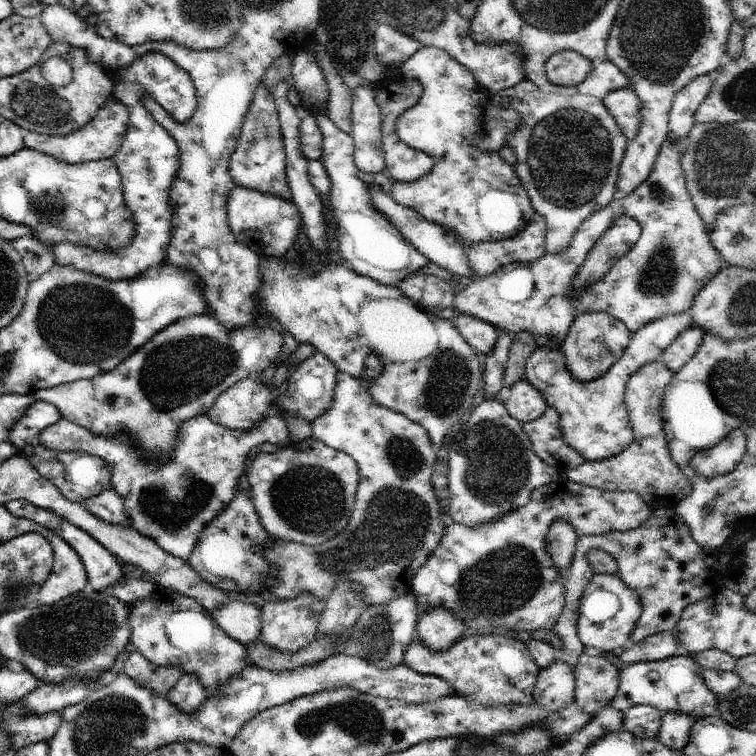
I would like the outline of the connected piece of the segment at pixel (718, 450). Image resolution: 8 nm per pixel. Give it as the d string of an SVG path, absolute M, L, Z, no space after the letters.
M740 429L733 430L718 446L697 452L690 458L690 466L704 478L728 476L742 462L746 445L746 434Z

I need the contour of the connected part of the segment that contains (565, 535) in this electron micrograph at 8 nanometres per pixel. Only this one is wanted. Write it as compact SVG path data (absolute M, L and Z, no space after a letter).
M556 520L547 534L547 551L554 562L554 566L560 570L560 574L566 576L566 570L572 564L576 540L579 535L573 526L566 520Z

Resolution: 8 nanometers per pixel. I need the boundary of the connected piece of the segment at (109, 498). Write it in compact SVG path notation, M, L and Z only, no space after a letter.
M114 489L100 492L94 498L88 498L83 505L86 506L92 516L96 516L102 522L120 524L120 526L126 526L126 528L132 527L130 518L126 514L126 508L124 508L124 499L120 498Z

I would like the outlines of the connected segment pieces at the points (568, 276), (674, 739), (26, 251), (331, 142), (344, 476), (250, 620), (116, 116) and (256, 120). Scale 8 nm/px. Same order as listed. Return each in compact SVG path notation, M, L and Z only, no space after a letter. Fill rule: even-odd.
M666 140L662 144L660 152L658 152L658 158L654 161L648 178L632 194L622 198L616 197L606 208L586 218L578 226L576 236L570 242L570 248L566 248L562 254L544 254L540 260L530 262L529 265L508 264L508 266L502 266L500 270L486 276L486 278L472 279L463 291L453 298L451 306L456 308L459 314L468 314L472 318L479 318L496 328L500 328L502 332L510 334L532 332L540 336L550 334L550 336L556 336L559 343L563 343L568 336L570 325L576 315L585 312L611 314L614 318L621 320L632 334L638 332L644 326L648 326L650 322L662 320L666 316L676 316L676 314L689 312L694 298L700 294L700 290L720 270L726 268L727 264L712 246L706 224L700 218L700 214L698 214L698 210L692 202L692 196L688 194L683 164L680 164L680 160L683 160L684 152L686 152L685 145L685 142L672 144L672 142ZM622 214L635 218L636 222L640 224L641 235L636 246L624 258L611 266L602 280L590 284L588 288L574 290L572 280L580 272L580 266L584 264L586 256L588 256L594 244L602 238L602 234L612 226L612 222Z
M667 712L662 716L662 726L656 738L669 746L670 750L680 751L690 740L690 728L696 721L696 718L692 718L690 714Z
M22 236L11 241L11 243L12 248L20 255L24 270L26 270L30 280L35 281L54 266L53 250L46 248L44 244L40 244L36 238Z
M316 110L318 128L322 132L324 140L322 145L321 162L330 176L332 188L328 194L330 202L330 214L334 216L336 228L336 240L338 240L337 258L352 264L351 269L358 274L372 277L380 284L394 286L414 272L424 268L428 264L428 258L424 258L407 238L394 226L386 216L382 216L370 202L370 190L358 177L358 167L354 162L354 140L351 134L342 132L340 128L324 114L324 110Z
M307 437L275 453L258 453L247 473L252 504L272 539L320 545L348 526L356 502L359 468L353 456Z
M236 597L234 602L220 606L211 615L226 636L241 645L246 646L246 644L259 640L262 620L261 607L245 604L239 597Z
M112 96L84 128L80 128L80 130L76 130L72 134L64 134L64 136L50 136L27 131L23 141L26 148L40 150L40 152L50 154L52 158L64 160L68 164L112 159L124 142L126 132L128 132L129 118L130 112L128 112L128 108L120 100Z
M263 83L254 90L252 104L246 110L238 144L230 158L228 172L234 186L248 188L248 190L258 190L260 194L280 196L288 202L294 200L288 184L288 176L286 176L285 146L279 114L272 91L268 90Z

